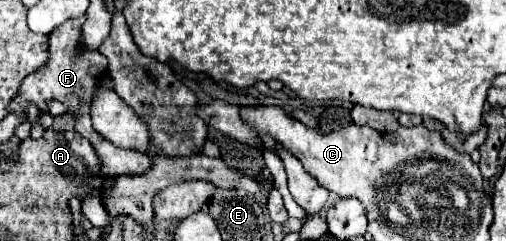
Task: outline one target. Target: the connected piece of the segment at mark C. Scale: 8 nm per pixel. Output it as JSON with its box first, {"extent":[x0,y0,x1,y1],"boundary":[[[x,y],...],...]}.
{"extent":[241,106,475,200],"boundary":[[[243,106],[241,120],[245,126],[255,130],[257,134],[269,134],[277,144],[287,148],[295,158],[301,160],[307,174],[311,174],[323,188],[335,192],[339,198],[357,198],[361,200],[361,170],[375,168],[393,168],[389,160],[419,160],[419,158],[437,158],[455,166],[475,164],[469,154],[457,152],[449,146],[441,132],[429,132],[425,126],[415,128],[399,128],[395,132],[377,132],[369,126],[359,126],[351,122],[349,126],[323,134],[317,128],[309,128],[303,122],[285,114],[281,106]]]}

